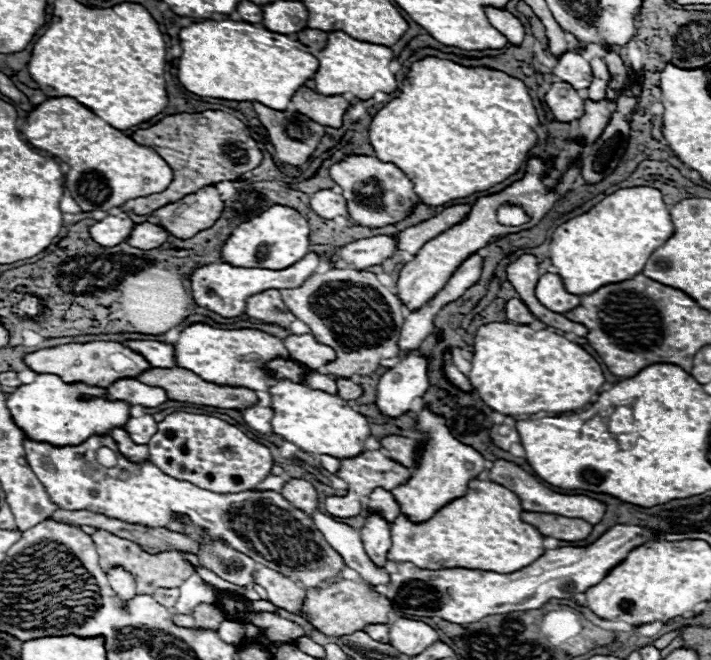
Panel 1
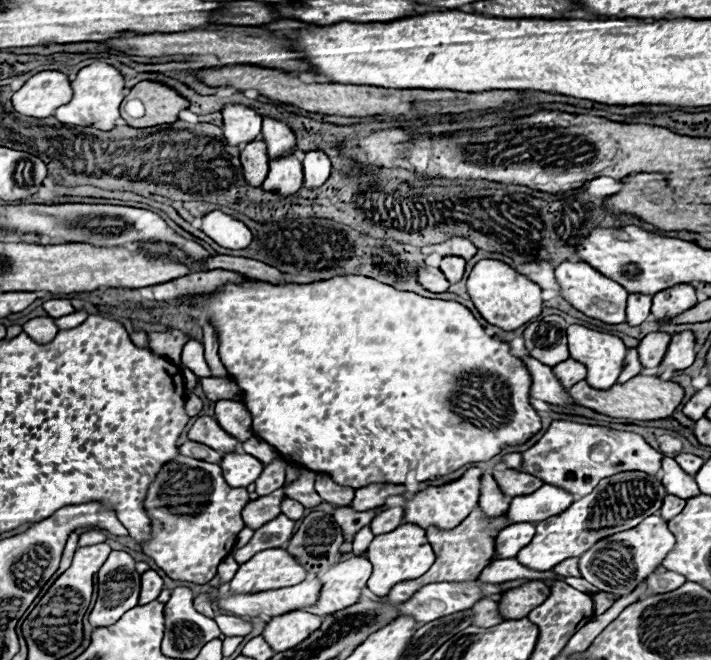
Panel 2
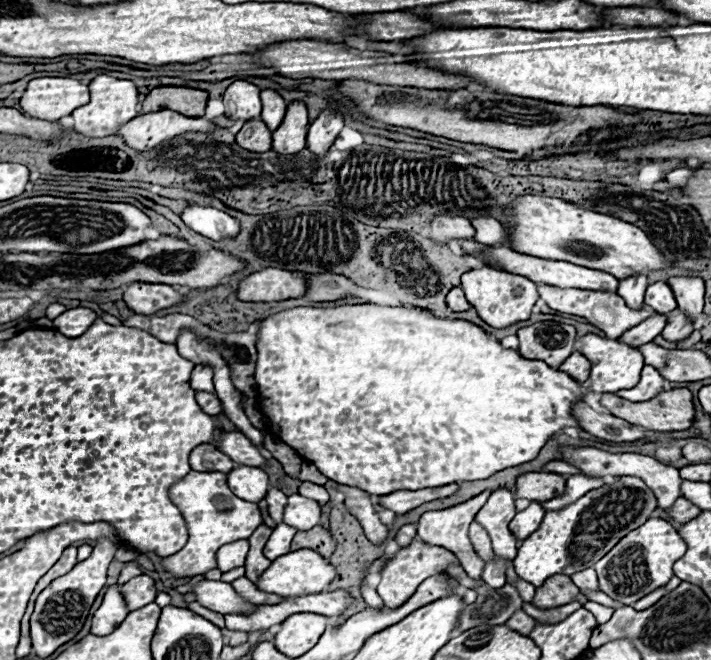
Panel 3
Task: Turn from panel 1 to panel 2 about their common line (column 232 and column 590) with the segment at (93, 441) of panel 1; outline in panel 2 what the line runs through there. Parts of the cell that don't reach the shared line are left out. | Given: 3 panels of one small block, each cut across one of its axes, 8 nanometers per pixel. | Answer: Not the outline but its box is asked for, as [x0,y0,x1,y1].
[516,472,666,572]

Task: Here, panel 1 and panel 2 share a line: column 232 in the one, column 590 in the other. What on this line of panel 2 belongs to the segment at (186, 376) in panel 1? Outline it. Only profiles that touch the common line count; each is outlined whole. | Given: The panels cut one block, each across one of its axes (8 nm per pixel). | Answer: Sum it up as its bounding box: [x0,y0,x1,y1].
[568,374,684,420]

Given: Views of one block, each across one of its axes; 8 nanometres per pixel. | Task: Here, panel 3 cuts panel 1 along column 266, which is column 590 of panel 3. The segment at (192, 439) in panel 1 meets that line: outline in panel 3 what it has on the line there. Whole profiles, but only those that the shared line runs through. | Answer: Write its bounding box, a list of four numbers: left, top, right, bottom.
[562,446,682,510]

